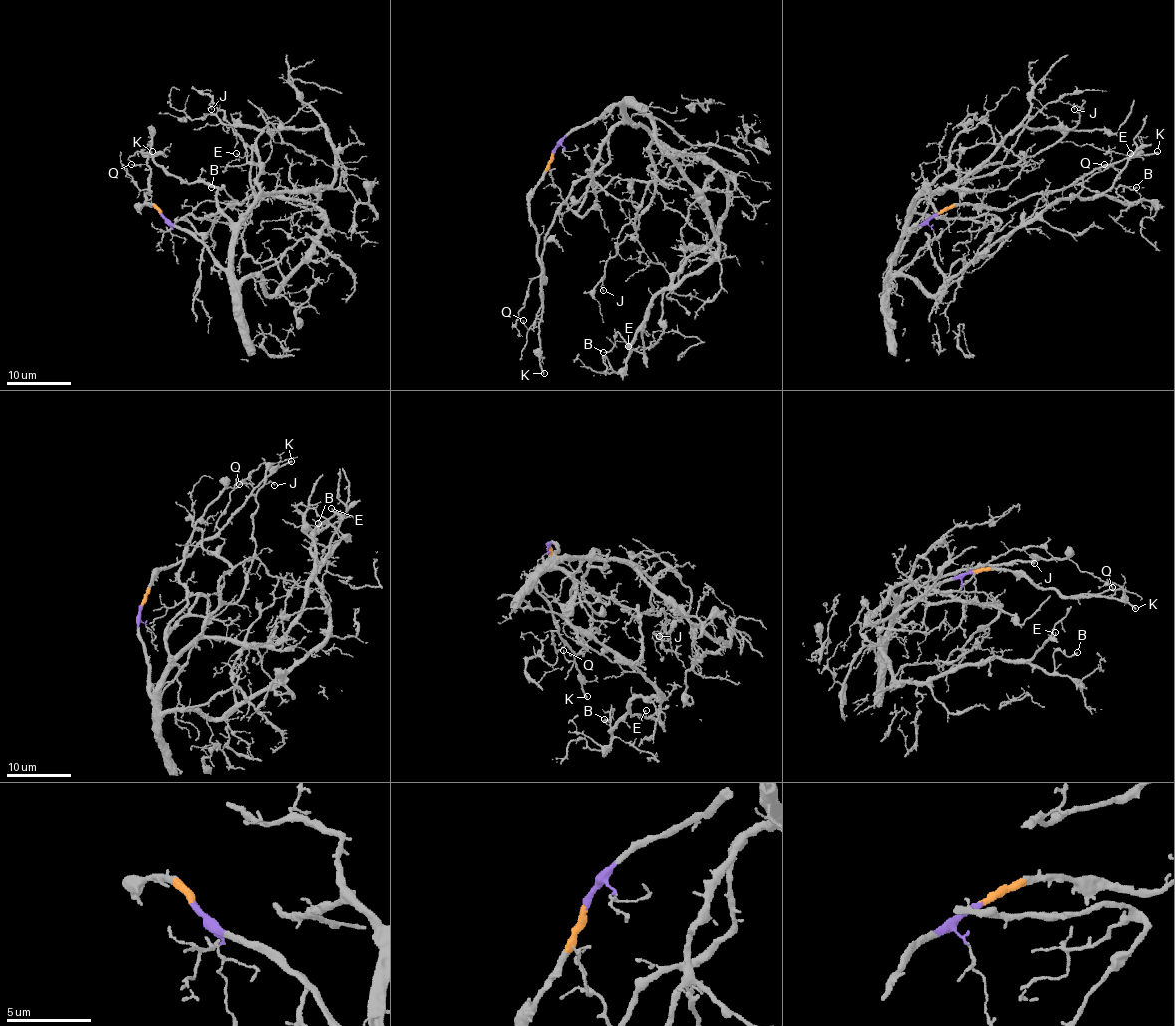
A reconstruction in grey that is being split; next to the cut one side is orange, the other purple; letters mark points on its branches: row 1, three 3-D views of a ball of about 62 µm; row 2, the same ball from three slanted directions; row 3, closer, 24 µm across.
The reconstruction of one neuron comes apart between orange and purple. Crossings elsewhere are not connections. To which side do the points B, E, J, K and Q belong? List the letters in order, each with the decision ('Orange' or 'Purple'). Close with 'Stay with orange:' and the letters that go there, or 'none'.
B: Purple
E: Purple
J: Purple
K: Orange
Q: Orange
Stay with orange: K, Q

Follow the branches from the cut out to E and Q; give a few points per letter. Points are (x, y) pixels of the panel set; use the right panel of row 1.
E: (936, 215), (906, 241), (889, 265), (889, 281), (914, 278), (936, 294), (1056, 200), (1099, 197), (1130, 153)
Q: (936, 215), (960, 205), (1007, 208), (1036, 194), (1061, 190), (1093, 171), (1112, 165), (1104, 165)

